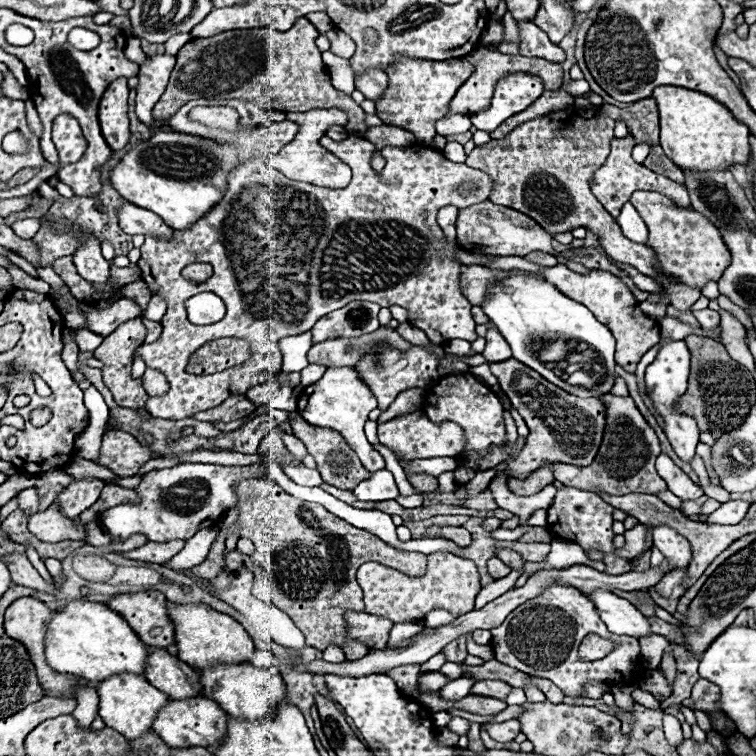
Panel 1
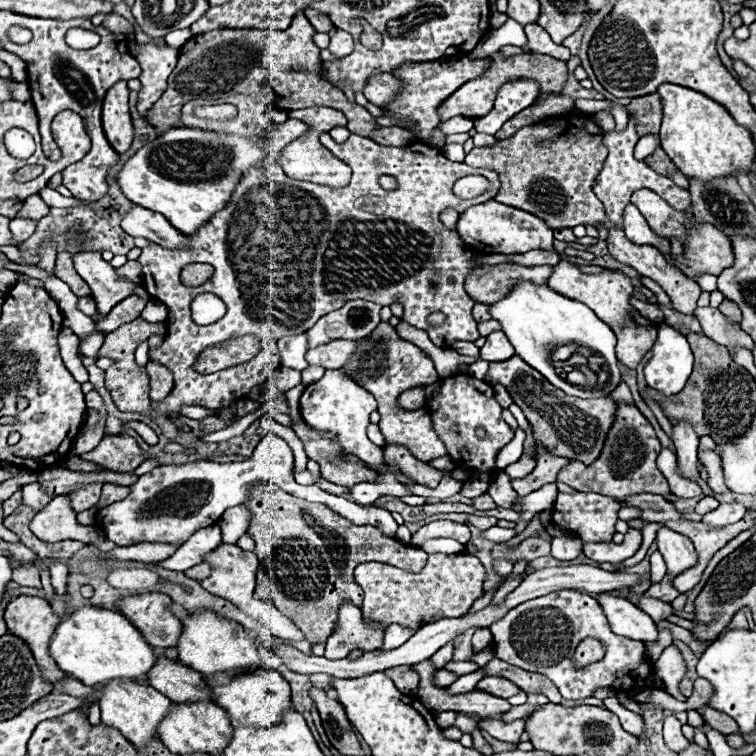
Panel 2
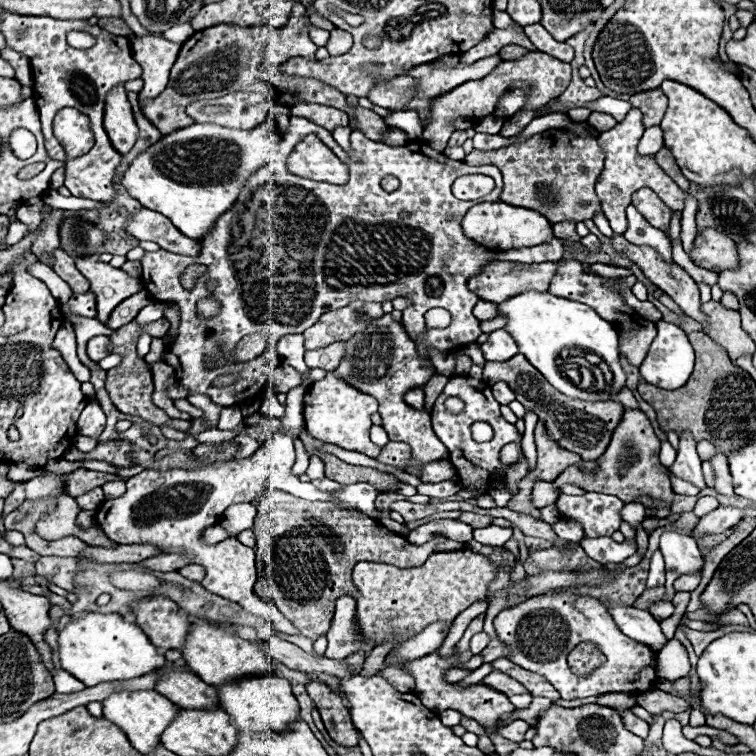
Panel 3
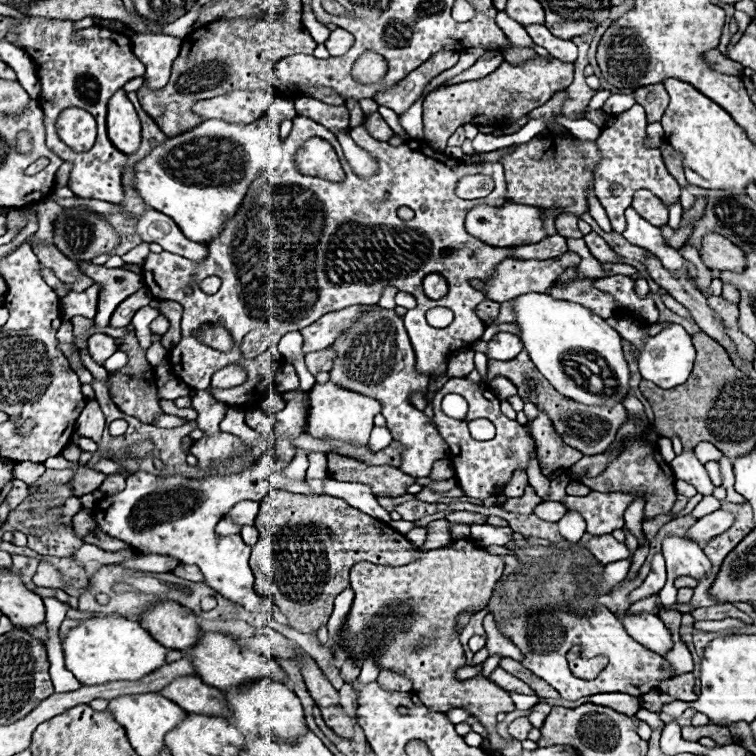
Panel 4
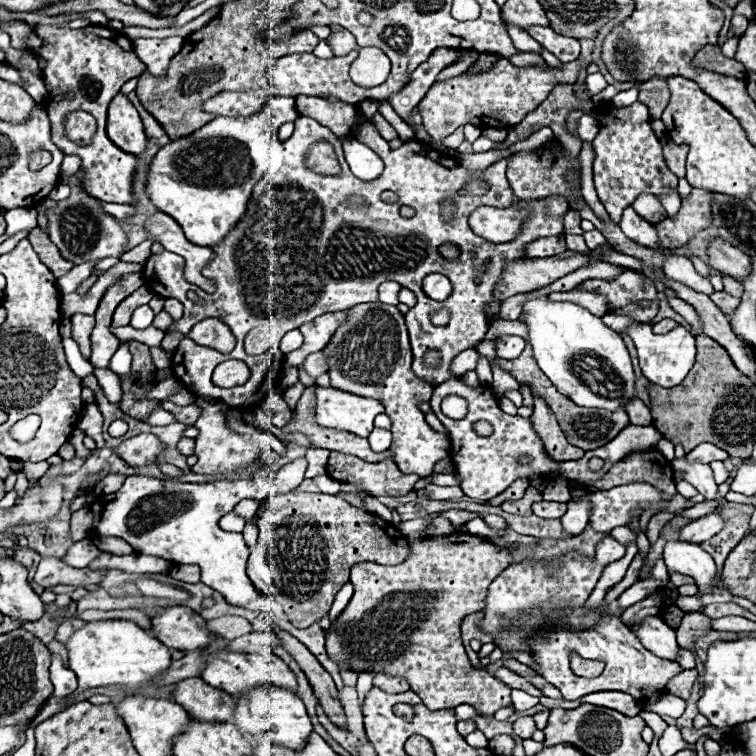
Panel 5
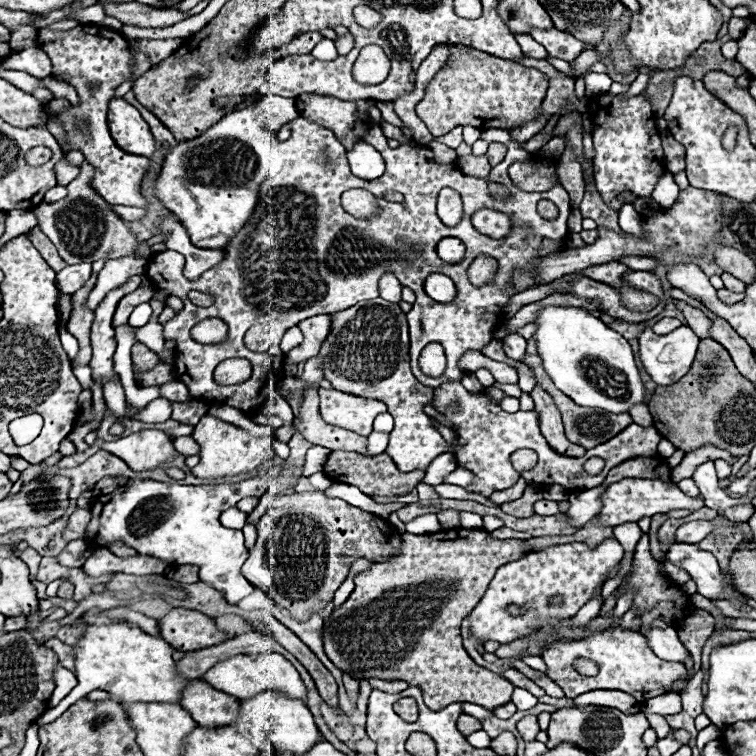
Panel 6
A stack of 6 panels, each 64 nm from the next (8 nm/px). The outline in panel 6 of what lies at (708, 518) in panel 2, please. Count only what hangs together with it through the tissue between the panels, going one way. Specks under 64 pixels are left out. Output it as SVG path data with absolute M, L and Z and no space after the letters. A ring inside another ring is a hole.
M696 520L696 522L686 522L678 526L676 530L676 542L688 542L688 544L698 544L712 532L714 524L712 520Z

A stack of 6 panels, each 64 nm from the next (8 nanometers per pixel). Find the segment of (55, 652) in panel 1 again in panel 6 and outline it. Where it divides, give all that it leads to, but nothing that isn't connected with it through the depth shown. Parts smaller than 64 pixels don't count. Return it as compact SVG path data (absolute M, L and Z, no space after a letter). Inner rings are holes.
M128 622L106 624L106 626L88 626L84 636L74 646L76 652L76 676L78 684L72 692L52 710L46 710L36 724L46 724L56 720L66 708L70 708L76 700L84 698L92 690L106 690L110 696L120 698L124 704L134 702L166 702L178 704L184 688L192 682L176 670L176 662L172 660L174 648L162 638L154 638L142 632L138 626Z

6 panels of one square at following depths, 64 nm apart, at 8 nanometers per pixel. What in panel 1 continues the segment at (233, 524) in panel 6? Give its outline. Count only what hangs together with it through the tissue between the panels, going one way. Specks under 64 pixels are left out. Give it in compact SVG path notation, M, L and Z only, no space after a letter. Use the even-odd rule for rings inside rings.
M218 528L196 532L196 536L188 538L186 546L174 558L170 558L164 566L172 568L172 570L180 570L180 568L190 570L190 568L202 564L206 560L206 556L208 556L210 546L214 544L216 536L218 536Z

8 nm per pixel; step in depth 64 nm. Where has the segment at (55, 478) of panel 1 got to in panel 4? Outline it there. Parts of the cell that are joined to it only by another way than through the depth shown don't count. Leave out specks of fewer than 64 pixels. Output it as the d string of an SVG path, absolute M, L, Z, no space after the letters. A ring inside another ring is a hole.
M82 466L74 476L74 496L84 496L84 494L94 492L104 482L104 478L106 478L104 472L88 470Z

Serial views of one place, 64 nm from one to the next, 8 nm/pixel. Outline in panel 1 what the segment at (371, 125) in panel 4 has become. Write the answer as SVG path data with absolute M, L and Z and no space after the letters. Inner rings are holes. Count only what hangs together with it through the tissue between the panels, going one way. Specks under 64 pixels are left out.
M300 18L286 32L264 32L262 28L220 32L208 38L194 38L176 54L176 66L170 74L166 92L152 110L156 122L170 120L186 102L206 98L246 98L280 112L306 112L312 108L340 108L348 114L346 130L364 136L366 112L344 92L330 84L330 74L314 44L318 30Z

